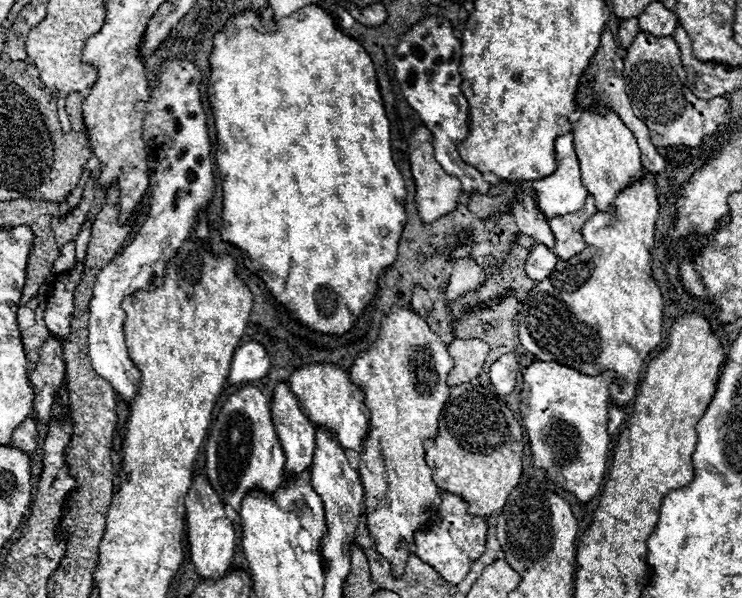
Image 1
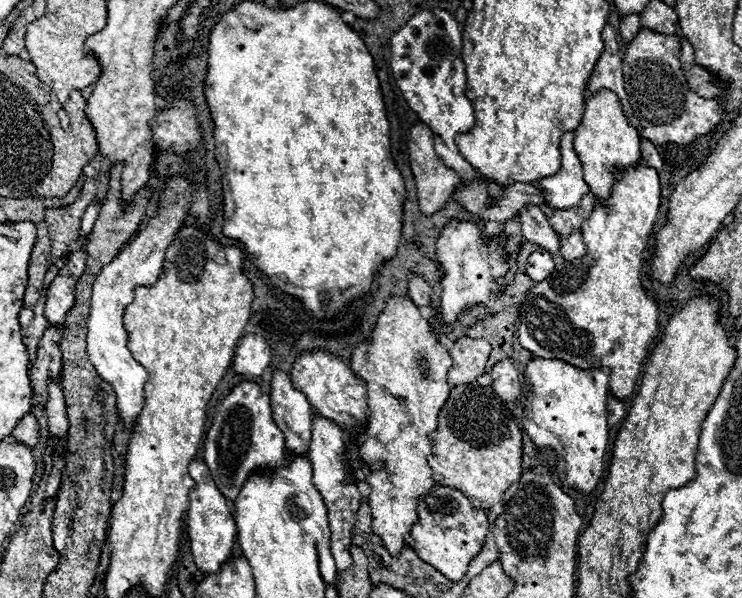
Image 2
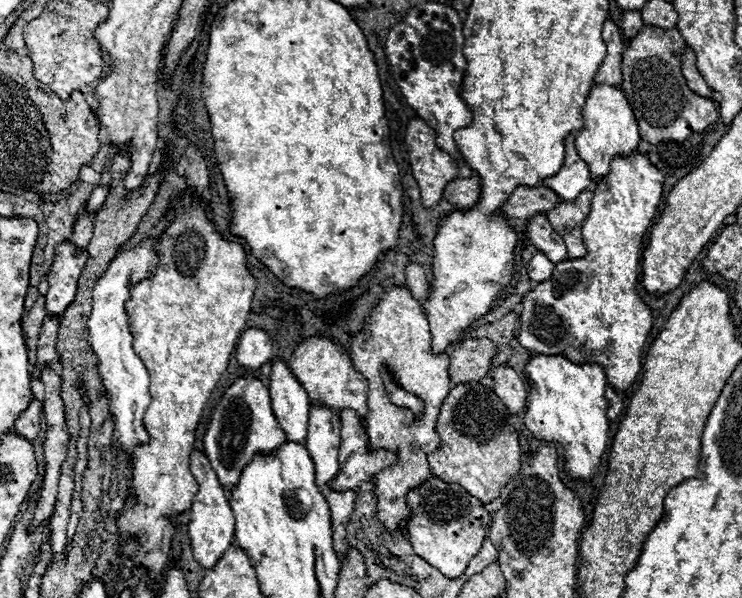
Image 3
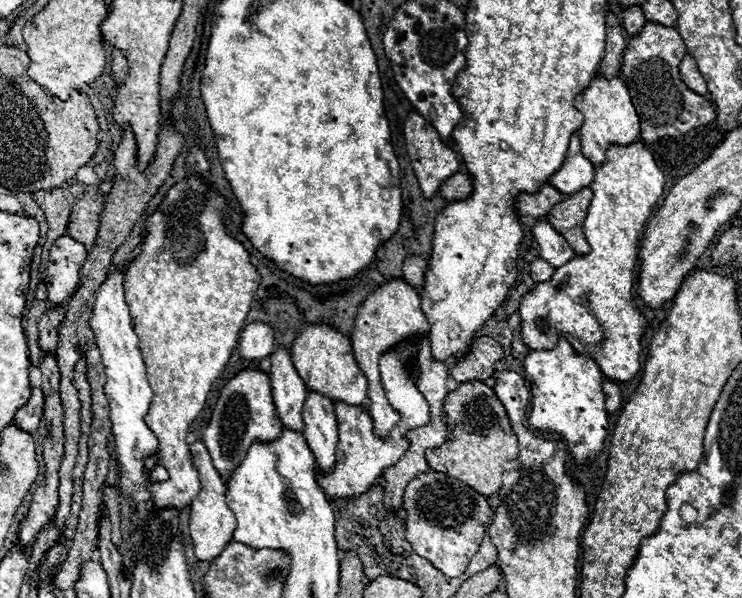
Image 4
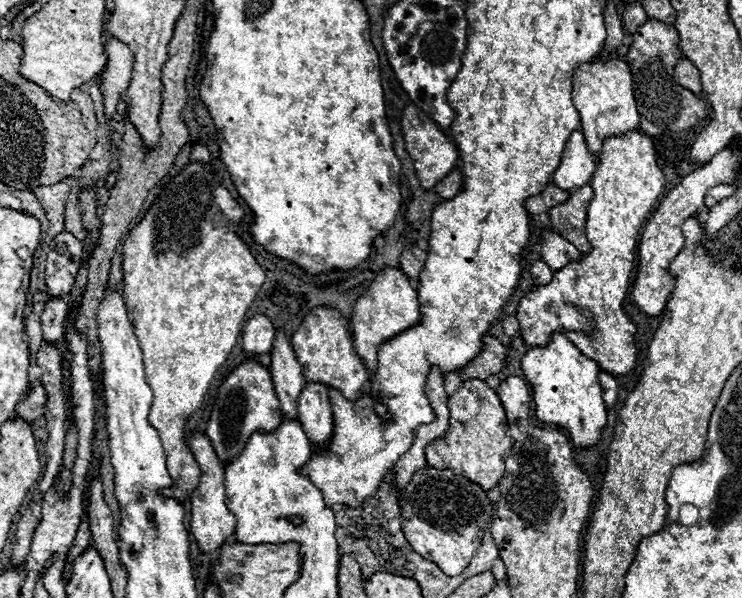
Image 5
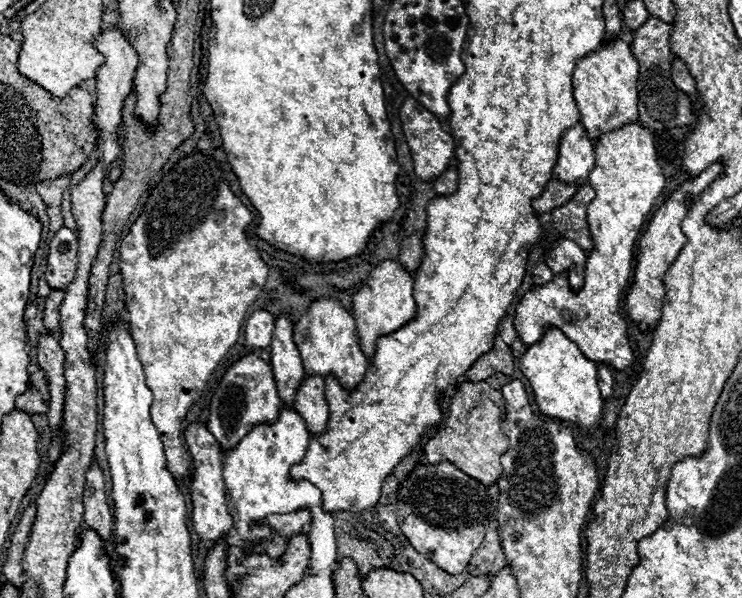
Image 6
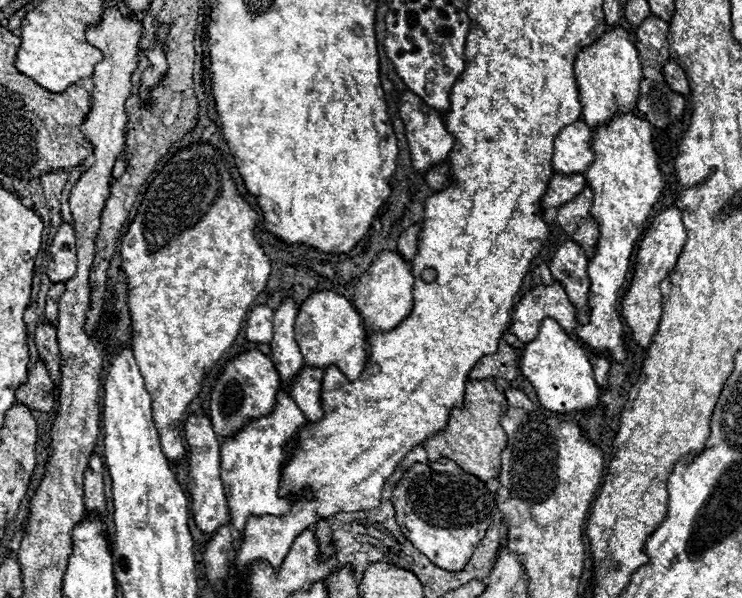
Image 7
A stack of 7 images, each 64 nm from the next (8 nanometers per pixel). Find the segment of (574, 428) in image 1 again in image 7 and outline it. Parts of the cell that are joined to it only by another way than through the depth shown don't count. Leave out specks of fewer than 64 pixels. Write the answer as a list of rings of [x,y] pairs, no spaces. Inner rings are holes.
[[[542,320],[538,336],[528,342],[520,356],[520,372],[536,388],[538,400],[544,408],[552,412],[574,412],[574,410],[592,410],[598,402],[598,384],[594,380],[592,364],[584,348],[564,332],[556,320]]]

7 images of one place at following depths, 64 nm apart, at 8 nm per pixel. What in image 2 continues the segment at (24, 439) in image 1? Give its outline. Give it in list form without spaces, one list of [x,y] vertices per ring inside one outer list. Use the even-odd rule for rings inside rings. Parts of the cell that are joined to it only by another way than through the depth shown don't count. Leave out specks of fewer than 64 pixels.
[[[34,408],[24,418],[18,420],[12,436],[16,440],[20,440],[22,444],[28,444],[28,448],[36,446],[36,442],[38,442],[38,418],[34,414]]]

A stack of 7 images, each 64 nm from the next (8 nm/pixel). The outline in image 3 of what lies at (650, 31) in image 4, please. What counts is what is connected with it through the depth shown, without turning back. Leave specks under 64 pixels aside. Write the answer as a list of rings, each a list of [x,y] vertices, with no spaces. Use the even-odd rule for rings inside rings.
[[[644,26],[632,40],[628,40],[622,54],[622,88],[636,114],[640,136],[650,144],[658,144],[660,140],[682,142],[692,132],[702,132],[720,118],[712,100],[700,98],[686,86],[680,72],[684,50],[686,42],[676,28],[662,30]]]

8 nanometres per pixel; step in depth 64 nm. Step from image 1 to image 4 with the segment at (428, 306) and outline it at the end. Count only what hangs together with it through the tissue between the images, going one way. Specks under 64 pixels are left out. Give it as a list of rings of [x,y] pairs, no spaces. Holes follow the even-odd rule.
[[[408,256],[402,266],[402,276],[410,286],[414,286],[420,292],[424,284],[424,270],[426,270],[426,260],[422,256]]]

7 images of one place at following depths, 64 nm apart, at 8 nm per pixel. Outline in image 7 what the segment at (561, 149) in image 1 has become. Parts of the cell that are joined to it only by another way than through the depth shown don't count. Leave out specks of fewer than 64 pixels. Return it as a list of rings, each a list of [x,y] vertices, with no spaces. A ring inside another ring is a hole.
[[[582,118],[570,126],[564,126],[554,140],[554,170],[562,174],[584,174],[594,160],[590,150],[590,134],[592,132]]]

